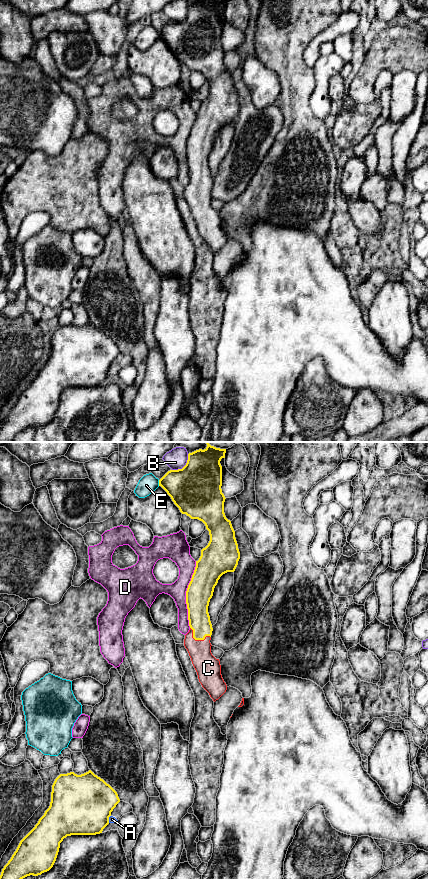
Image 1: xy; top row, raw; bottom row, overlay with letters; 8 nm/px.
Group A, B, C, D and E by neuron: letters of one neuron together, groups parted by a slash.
A / B / C / D / E

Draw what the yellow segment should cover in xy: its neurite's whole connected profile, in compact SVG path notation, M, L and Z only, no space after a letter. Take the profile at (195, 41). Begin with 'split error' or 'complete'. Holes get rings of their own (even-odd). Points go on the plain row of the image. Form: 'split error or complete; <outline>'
split error; M206 0L204 2L196 2L188 6L187 15L182 21L170 22L159 32L159 38L161 38L167 44L174 56L179 60L180 64L182 66L186 66L191 71L198 71L202 73L210 87L210 93L208 97L201 102L201 108L199 112L196 113L196 119L186 143L186 156L188 161L190 182L185 187L184 198L189 205L192 216L197 224L199 234L209 245L214 254L226 244L227 237L221 227L220 213L219 211L216 211L211 205L212 197L210 192L213 180L208 165L208 158L210 151L213 148L214 140L217 137L220 129L227 124L234 124L240 111L240 104L235 90L235 83L232 79L231 73L226 70L224 65L224 54L226 50L221 41L222 18L220 13L222 10L225 10L225 5L226 1L220 0Z

